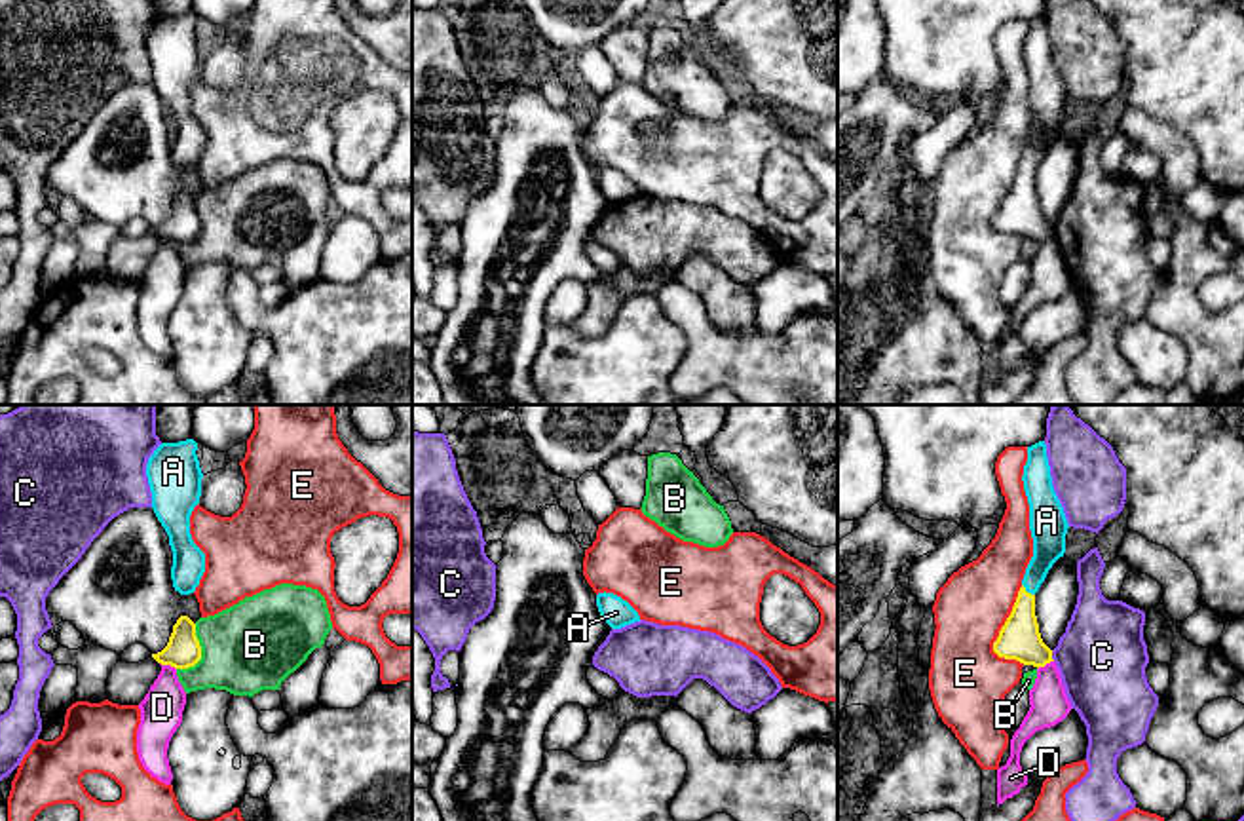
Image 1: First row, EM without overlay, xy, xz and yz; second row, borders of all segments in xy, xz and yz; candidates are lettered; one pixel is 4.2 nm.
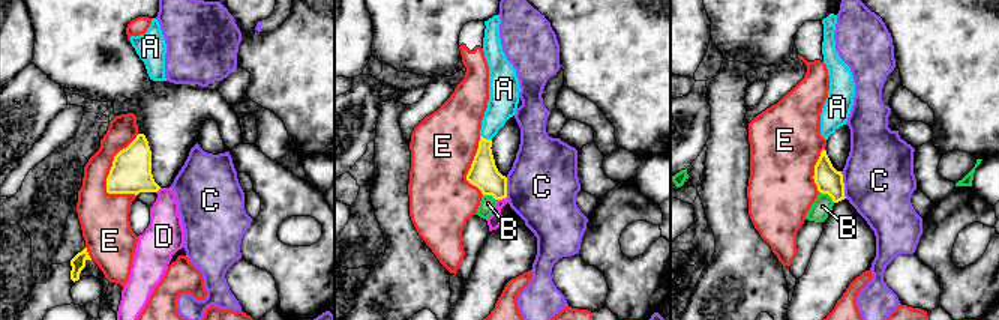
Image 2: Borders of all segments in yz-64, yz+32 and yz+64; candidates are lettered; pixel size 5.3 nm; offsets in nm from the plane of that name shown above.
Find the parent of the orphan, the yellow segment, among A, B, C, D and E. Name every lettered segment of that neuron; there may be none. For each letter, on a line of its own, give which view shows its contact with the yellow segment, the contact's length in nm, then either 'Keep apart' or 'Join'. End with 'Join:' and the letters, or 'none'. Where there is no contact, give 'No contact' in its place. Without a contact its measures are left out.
A: Touches yellow in yz. Shared border 80 nm. Join
B: Touches yellow in xy. Shared border 220 nm. Keep apart
C: Touches yellow in yz. Shared border 50 nm. Keep apart
D: Touches yellow in xy. Shared border 80 nm. Keep apart
E: Touches yellow in yz. Shared border 340 nm. Keep apart
Join: A

